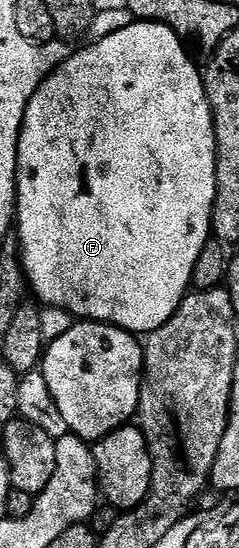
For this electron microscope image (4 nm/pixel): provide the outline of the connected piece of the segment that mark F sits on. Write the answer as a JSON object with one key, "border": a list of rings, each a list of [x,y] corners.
{"border":[[[135,20],[135,21],[134,21],[134,22],[133,22],[133,23],[132,23],[132,24],[131,24],[131,25],[130,25],[130,26],[129,26],[129,27],[128,27],[128,28],[120,28],[120,32],[112,32],[112,33],[111,33],[111,34],[109,34],[109,35],[108,35],[108,36],[104,36],[104,37],[103,37],[103,38],[99,38],[99,39],[97,39],[97,40],[94,40],[94,41],[91,41],[91,42],[90,42],[90,43],[89,43],[89,44],[90,44],[90,45],[91,45],[91,46],[86,46],[86,47],[84,47],[84,48],[83,48],[83,50],[78,50],[78,51],[76,51],[76,52],[75,52],[75,54],[74,54],[74,55],[72,55],[72,56],[71,56],[71,58],[70,58],[70,59],[68,59],[68,60],[67,60],[67,62],[66,62],[66,63],[64,63],[64,64],[63,64],[63,66],[58,66],[58,65],[55,65],[55,66],[54,66],[54,67],[53,67],[53,69],[51,69],[51,71],[50,71],[50,74],[49,74],[49,75],[48,75],[48,77],[46,77],[46,78],[45,78],[45,79],[44,79],[44,80],[43,80],[43,81],[42,81],[42,83],[41,83],[41,84],[40,84],[40,88],[39,88],[39,89],[38,89],[38,90],[37,90],[37,91],[36,91],[36,92],[35,92],[35,94],[34,94],[34,95],[33,95],[33,96],[32,96],[32,100],[31,100],[31,101],[30,101],[30,103],[29,103],[29,104],[28,104],[28,108],[27,108],[27,109],[26,109],[26,111],[25,111],[25,112],[24,112],[24,120],[23,120],[23,121],[22,121],[22,131],[21,131],[21,132],[20,132],[20,136],[19,136],[19,137],[18,137],[18,201],[17,201],[17,203],[16,203],[16,237],[17,237],[17,239],[18,239],[18,244],[19,244],[19,247],[20,247],[20,253],[21,253],[21,255],[22,255],[22,268],[23,268],[23,271],[24,271],[24,273],[25,273],[25,275],[26,275],[26,281],[27,281],[27,283],[28,283],[28,286],[29,286],[29,289],[30,289],[30,290],[31,290],[31,291],[32,291],[32,294],[35,294],[35,296],[36,296],[36,297],[38,297],[38,298],[39,298],[39,299],[38,299],[38,298],[36,298],[36,297],[34,297],[34,298],[35,298],[35,299],[37,299],[37,301],[38,301],[38,302],[39,302],[39,303],[42,303],[42,304],[45,304],[45,305],[46,305],[46,306],[55,306],[55,307],[56,307],[56,308],[60,308],[60,309],[61,309],[61,310],[67,310],[67,311],[68,311],[68,313],[70,313],[70,314],[73,314],[73,315],[74,315],[74,317],[75,317],[75,319],[78,319],[78,320],[89,320],[89,321],[91,321],[91,322],[104,322],[104,323],[106,323],[106,325],[108,325],[108,326],[119,326],[119,327],[120,327],[120,328],[121,328],[121,330],[126,330],[126,331],[127,331],[127,332],[128,332],[128,333],[129,333],[129,334],[133,334],[133,335],[135,335],[135,336],[145,336],[145,335],[147,335],[147,334],[150,334],[150,333],[151,333],[151,332],[152,332],[152,331],[154,331],[154,330],[159,330],[159,328],[160,328],[160,327],[161,327],[161,326],[162,326],[162,325],[163,325],[163,324],[164,324],[164,323],[166,323],[166,322],[167,322],[167,321],[168,321],[168,320],[169,320],[169,318],[171,318],[171,317],[172,317],[172,316],[173,316],[173,315],[174,315],[174,313],[175,313],[175,312],[177,312],[177,310],[178,310],[178,305],[179,305],[179,304],[180,304],[180,303],[182,303],[182,300],[183,300],[183,298],[185,298],[185,297],[186,297],[186,295],[187,295],[187,293],[188,293],[188,291],[189,291],[189,290],[190,290],[190,289],[191,289],[191,286],[192,286],[192,268],[196,268],[196,260],[200,260],[200,252],[201,252],[201,251],[202,251],[202,250],[203,250],[203,249],[204,249],[204,248],[205,248],[205,246],[206,246],[206,243],[207,243],[207,242],[209,242],[209,241],[211,241],[211,238],[212,238],[212,231],[211,231],[211,229],[210,229],[210,218],[211,218],[211,216],[212,216],[212,215],[213,215],[213,214],[214,214],[214,201],[215,201],[215,200],[216,200],[216,136],[215,136],[215,135],[214,135],[214,117],[213,117],[213,116],[212,116],[212,112],[211,112],[211,111],[210,111],[210,105],[209,105],[209,104],[208,104],[208,96],[207,96],[207,95],[206,95],[206,84],[205,84],[205,81],[204,81],[204,74],[203,74],[203,71],[202,71],[202,70],[201,70],[201,69],[199,69],[199,67],[198,67],[198,70],[197,70],[197,68],[196,68],[196,67],[194,67],[194,62],[193,62],[193,60],[194,60],[194,61],[195,61],[195,59],[194,59],[194,58],[193,58],[193,57],[192,57],[192,54],[191,54],[191,51],[189,51],[189,50],[187,50],[187,49],[186,49],[186,43],[185,43],[185,42],[183,42],[183,41],[182,41],[182,39],[181,39],[181,38],[179,38],[179,36],[178,36],[178,33],[177,33],[177,32],[176,32],[176,31],[174,31],[174,30],[173,30],[173,29],[172,29],[172,28],[168,28],[168,27],[167,27],[167,26],[165,26],[165,25],[164,25],[164,24],[160,24],[160,23],[159,23],[159,22],[143,22],[143,21],[141,21],[141,20]]]}

